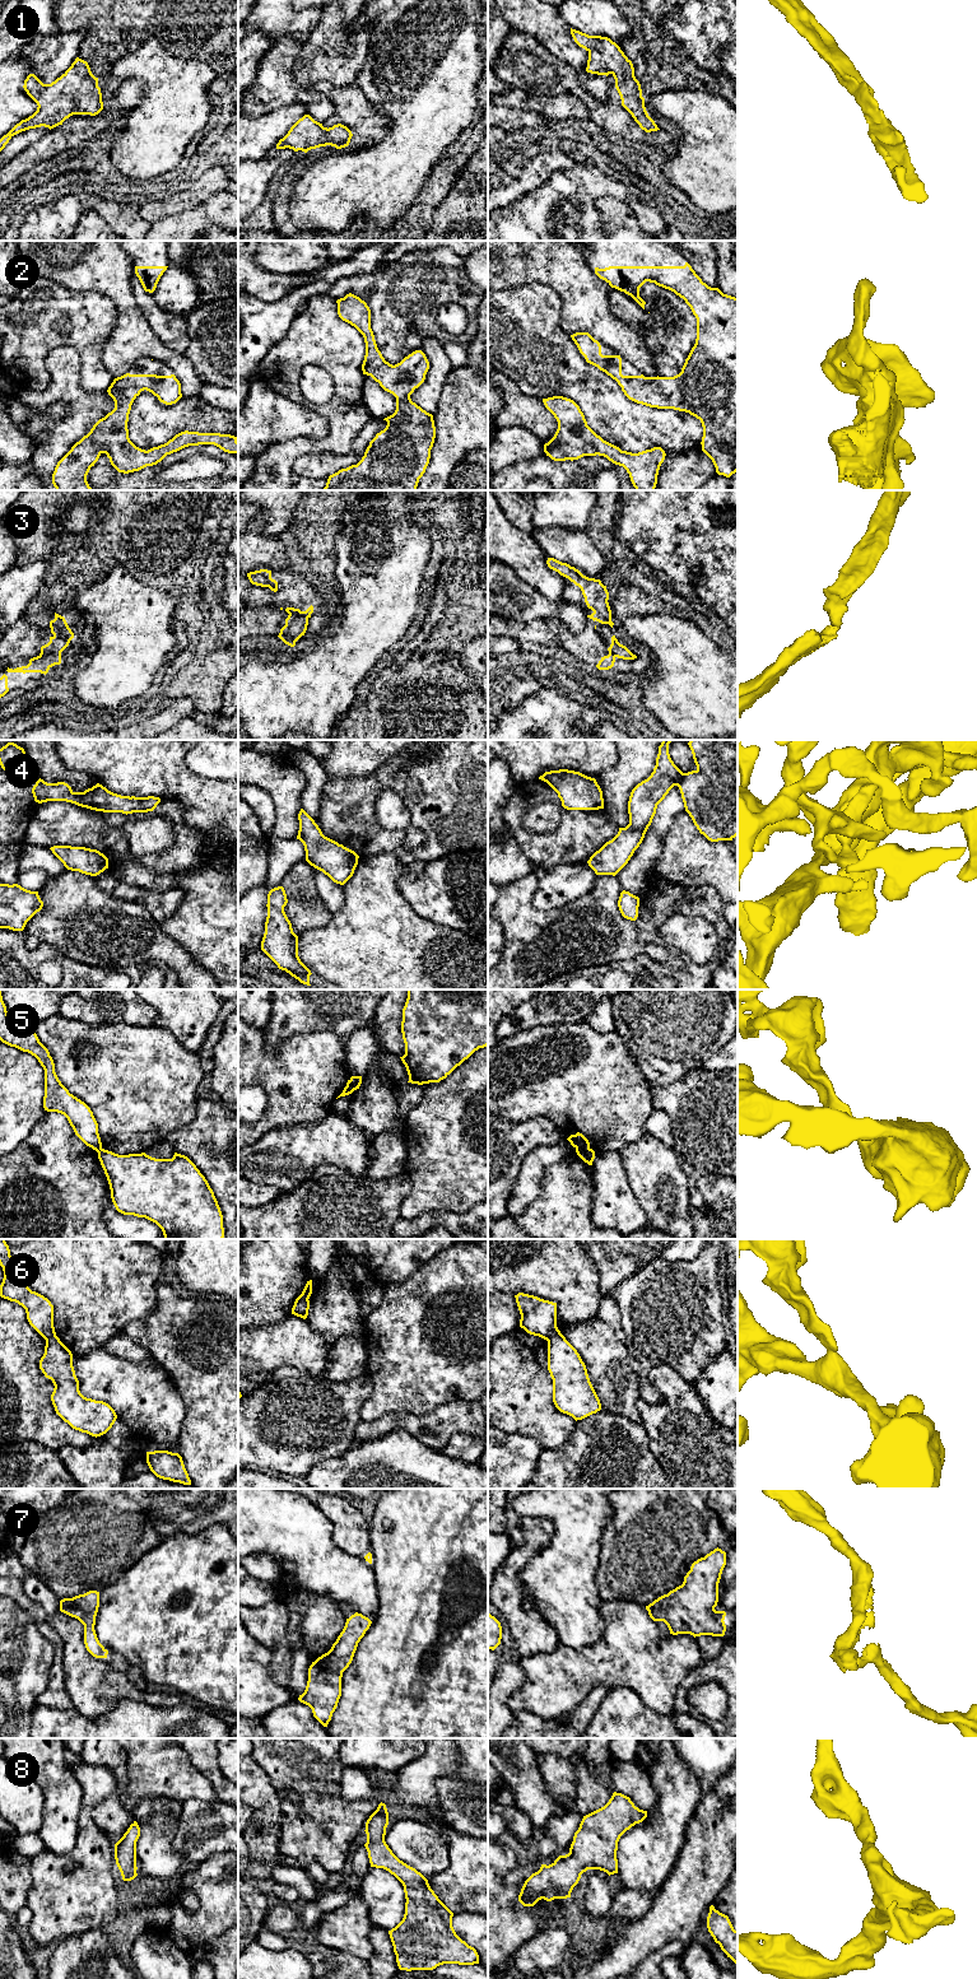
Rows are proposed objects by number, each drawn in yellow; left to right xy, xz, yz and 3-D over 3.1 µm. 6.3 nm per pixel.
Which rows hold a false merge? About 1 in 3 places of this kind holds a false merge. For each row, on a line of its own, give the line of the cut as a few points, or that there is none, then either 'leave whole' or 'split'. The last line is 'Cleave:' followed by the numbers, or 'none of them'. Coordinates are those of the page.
1: no cut; leave whole
2: no cut; leave whole
3: cut in xy along (60, 651), (40, 656); split
4: no cut; leave whole
5: cut in yz along (576, 1148), (589, 1149); split
6: cut in xz along (307, 1298), (294, 1304); split
7: no cut; leave whole
8: no cut; leave whole
Cleave: 3, 5, 6

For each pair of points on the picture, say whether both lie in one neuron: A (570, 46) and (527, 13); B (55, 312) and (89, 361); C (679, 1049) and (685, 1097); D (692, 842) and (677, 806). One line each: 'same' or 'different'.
A: same
B: same
C: different
D: different

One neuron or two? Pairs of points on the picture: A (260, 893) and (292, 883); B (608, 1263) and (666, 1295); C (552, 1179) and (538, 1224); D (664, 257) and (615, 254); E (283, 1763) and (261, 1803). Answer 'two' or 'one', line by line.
A: two
B: two
C: one
D: one
E: two

